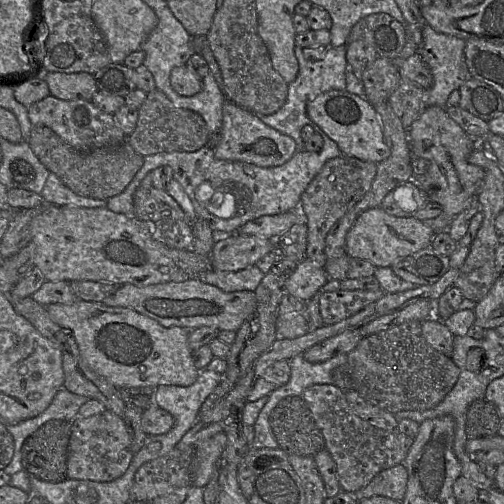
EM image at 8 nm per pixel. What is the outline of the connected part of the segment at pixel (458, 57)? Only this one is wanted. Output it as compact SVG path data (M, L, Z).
M425 24L422 30L422 42L420 53L433 75L433 85L430 89L424 90L424 101L426 105L436 105L446 108L450 94L471 78L465 61L465 40L440 33L434 30L429 24Z

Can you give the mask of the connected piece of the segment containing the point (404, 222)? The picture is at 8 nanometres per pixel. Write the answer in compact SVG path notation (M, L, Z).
M382 208L361 213L346 236L346 254L368 260L376 267L391 267L396 261L431 245L435 231L415 217L397 217Z

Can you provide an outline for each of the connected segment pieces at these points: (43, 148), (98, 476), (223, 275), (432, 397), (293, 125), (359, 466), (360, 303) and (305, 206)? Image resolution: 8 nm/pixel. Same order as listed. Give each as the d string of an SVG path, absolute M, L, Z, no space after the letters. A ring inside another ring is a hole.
M33 126L27 142L40 162L74 193L99 200L108 200L122 193L144 163L127 141L109 148L79 151L67 144L46 126Z
M105 410L87 418L74 419L68 446L68 479L111 482L126 473L133 456L132 438L122 417Z
M254 264L235 272L216 271L211 269L193 277L198 278L204 283L213 285L224 292L242 290L254 292L264 275L265 274Z
M409 321L363 337L347 358L352 390L392 414L434 408L453 389L460 374L451 357L427 343L422 334L422 321Z
M295 46L295 56L299 63L299 71L294 81L288 84L288 95L285 104L274 114L260 115L256 114L266 125L278 130L279 132L290 136L296 143L296 152L304 152L304 142L301 136L301 129L305 125L310 125L318 133L326 135L323 130L314 123L307 114L307 104L318 95L330 90L346 89L346 74L349 65L346 59L346 46L328 47L325 57L319 61L307 60L302 52L302 47Z
M333 384L312 385L303 392L302 399L323 434L325 449L335 462L343 491L354 494L367 486L378 473L404 462L406 453L398 444L397 432L377 428L358 417L340 388Z
M343 290L319 292L319 312L325 325L335 324L351 317L364 307L379 300L385 291Z
M341 155L329 160L302 194L299 209L307 225L306 258L324 267L325 240L330 229L369 191L377 172L377 163Z

